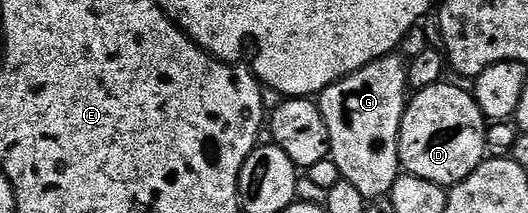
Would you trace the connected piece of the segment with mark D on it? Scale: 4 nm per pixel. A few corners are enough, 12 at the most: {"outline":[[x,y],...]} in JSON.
{"outline":[[470,89],[410,95],[400,167],[444,188],[489,154]]}

